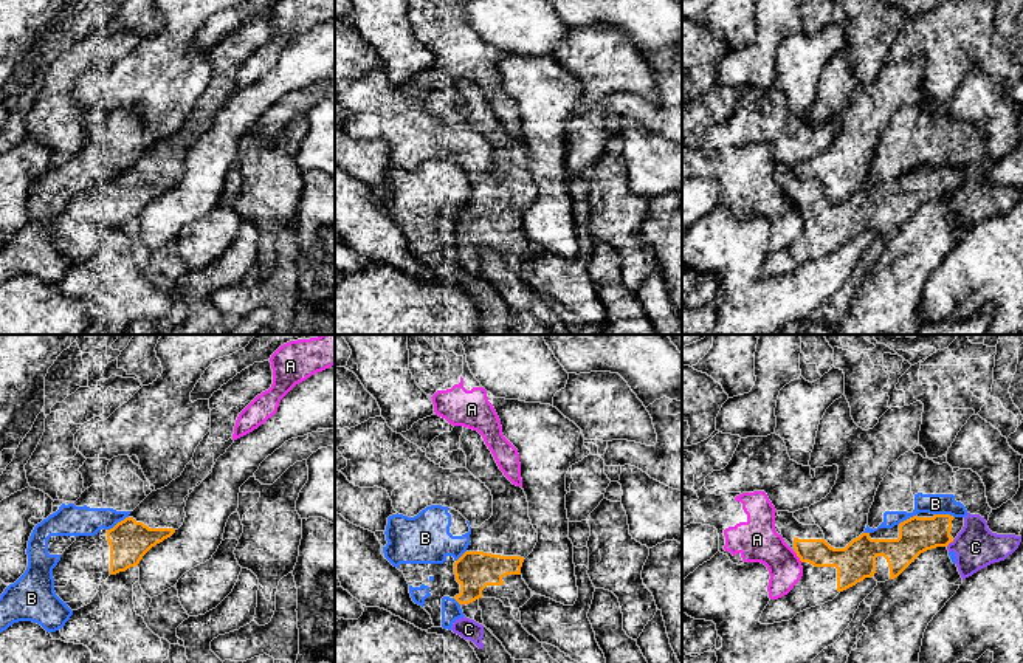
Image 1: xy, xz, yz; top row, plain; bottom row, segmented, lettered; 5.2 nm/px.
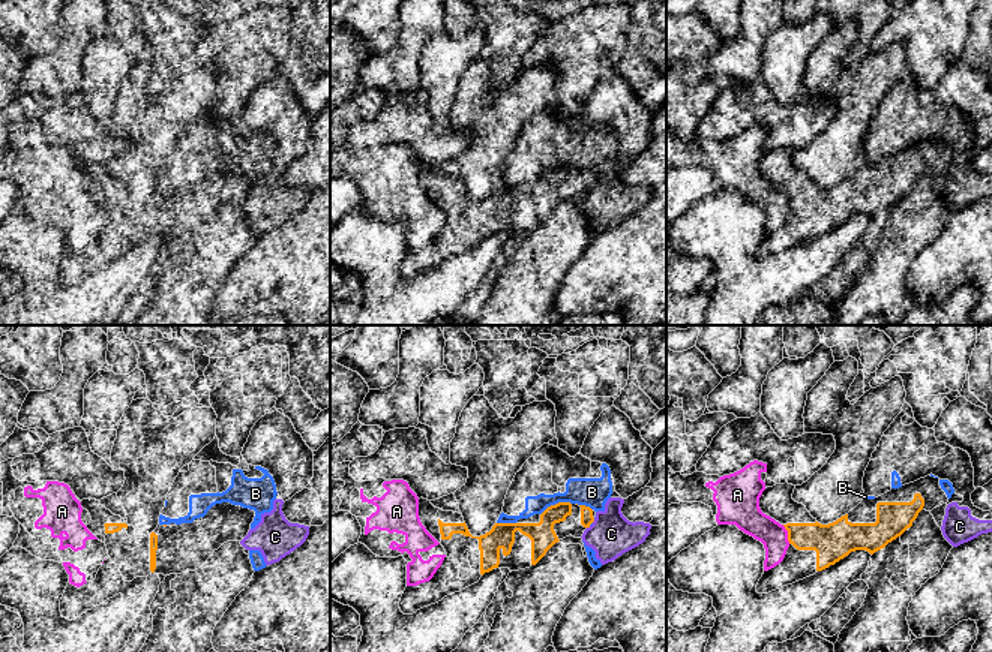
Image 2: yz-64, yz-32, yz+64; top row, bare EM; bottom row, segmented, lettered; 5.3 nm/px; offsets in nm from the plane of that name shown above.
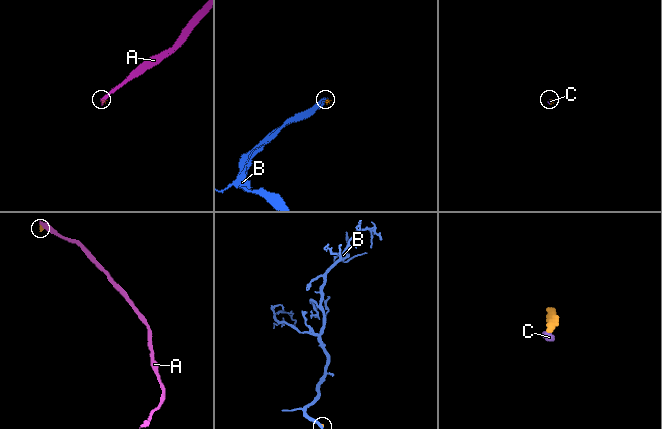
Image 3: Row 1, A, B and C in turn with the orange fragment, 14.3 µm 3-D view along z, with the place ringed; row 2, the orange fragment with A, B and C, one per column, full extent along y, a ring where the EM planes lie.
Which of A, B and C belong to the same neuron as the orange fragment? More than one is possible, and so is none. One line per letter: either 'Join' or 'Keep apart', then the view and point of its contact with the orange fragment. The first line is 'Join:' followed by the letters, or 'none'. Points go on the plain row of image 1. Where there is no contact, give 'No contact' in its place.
Join: none
A: Keep apart. Touches orange at yz (797, 208)
B: Keep apart. Touches orange at xy (118, 175)
C: Keep apart. Touches orange at yz (949, 195)

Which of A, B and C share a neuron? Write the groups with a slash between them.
A / B C

